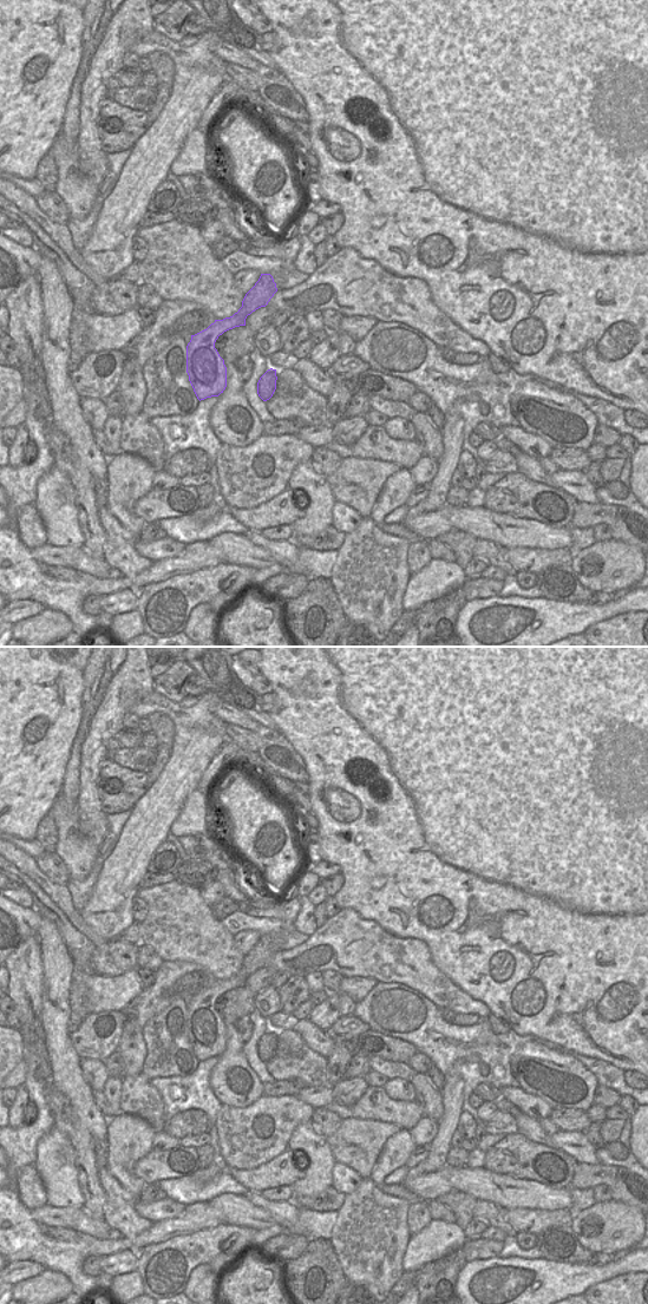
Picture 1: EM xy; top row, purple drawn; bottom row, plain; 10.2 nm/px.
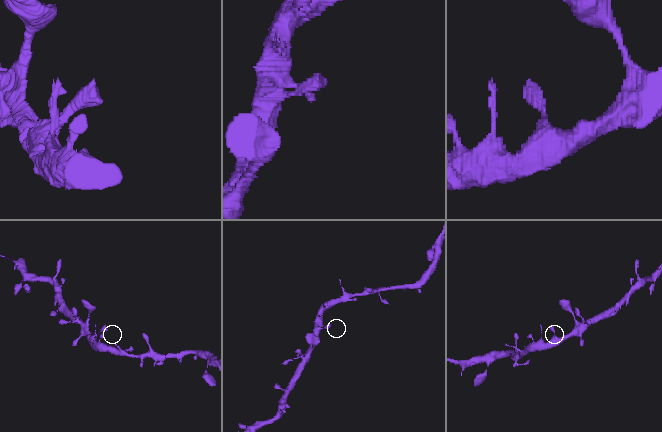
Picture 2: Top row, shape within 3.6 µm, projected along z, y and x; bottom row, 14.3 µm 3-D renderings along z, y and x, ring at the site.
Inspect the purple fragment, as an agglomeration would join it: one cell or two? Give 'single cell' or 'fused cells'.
single cell

